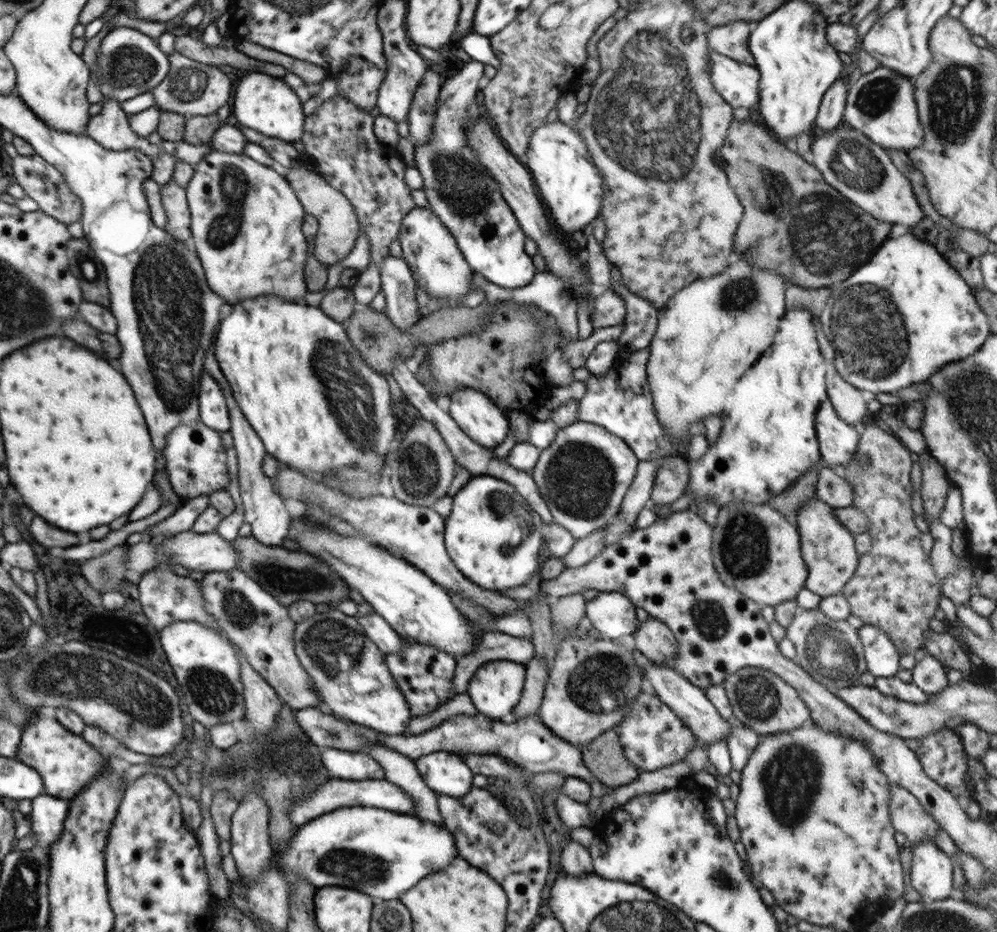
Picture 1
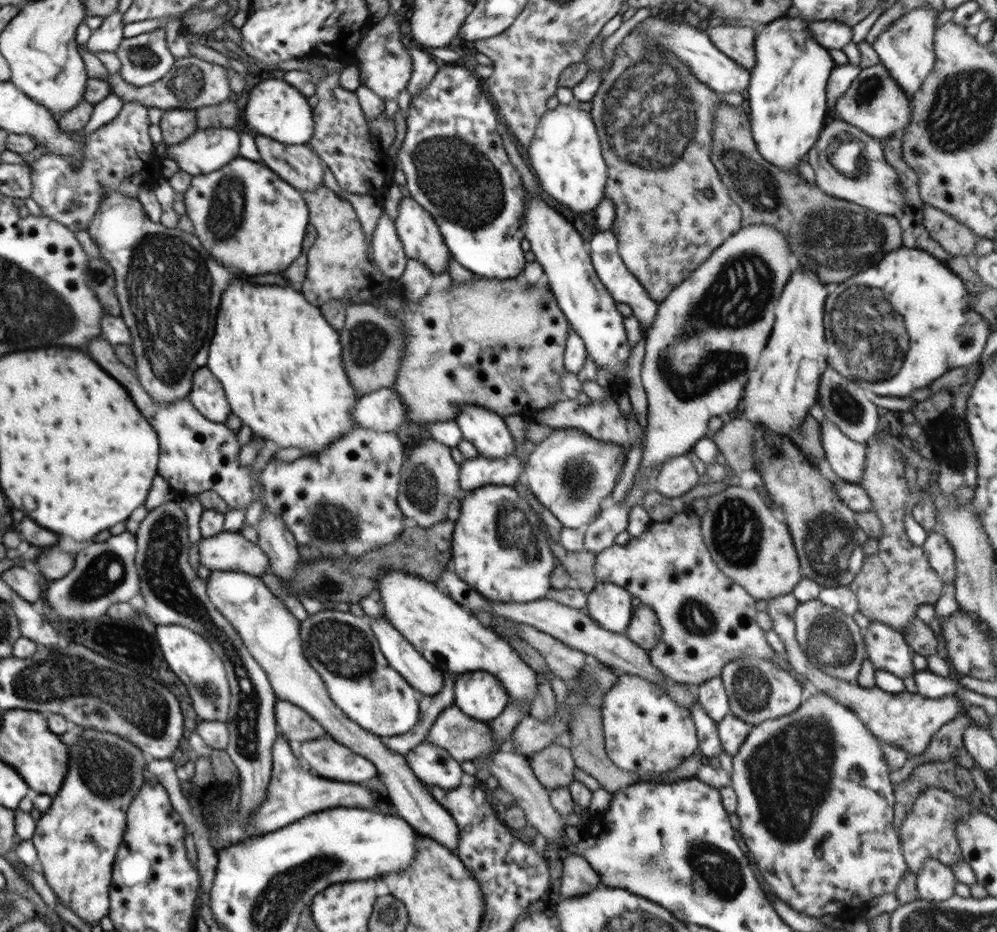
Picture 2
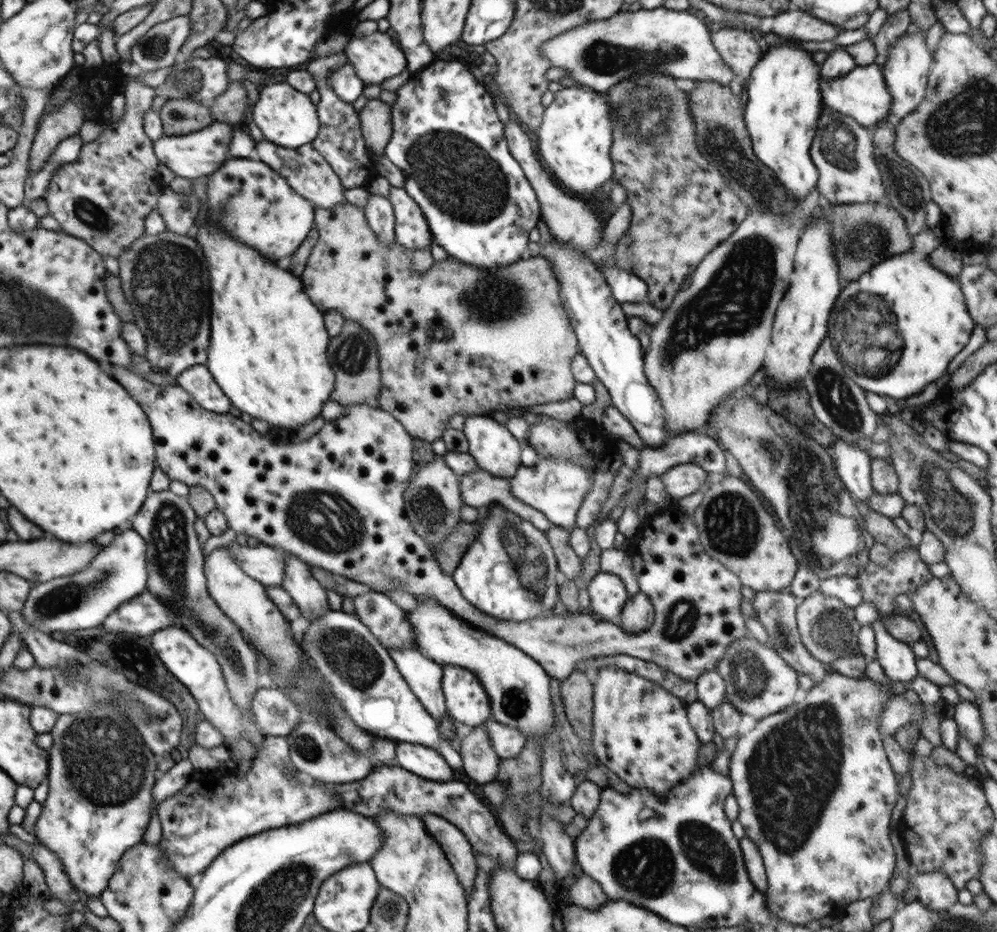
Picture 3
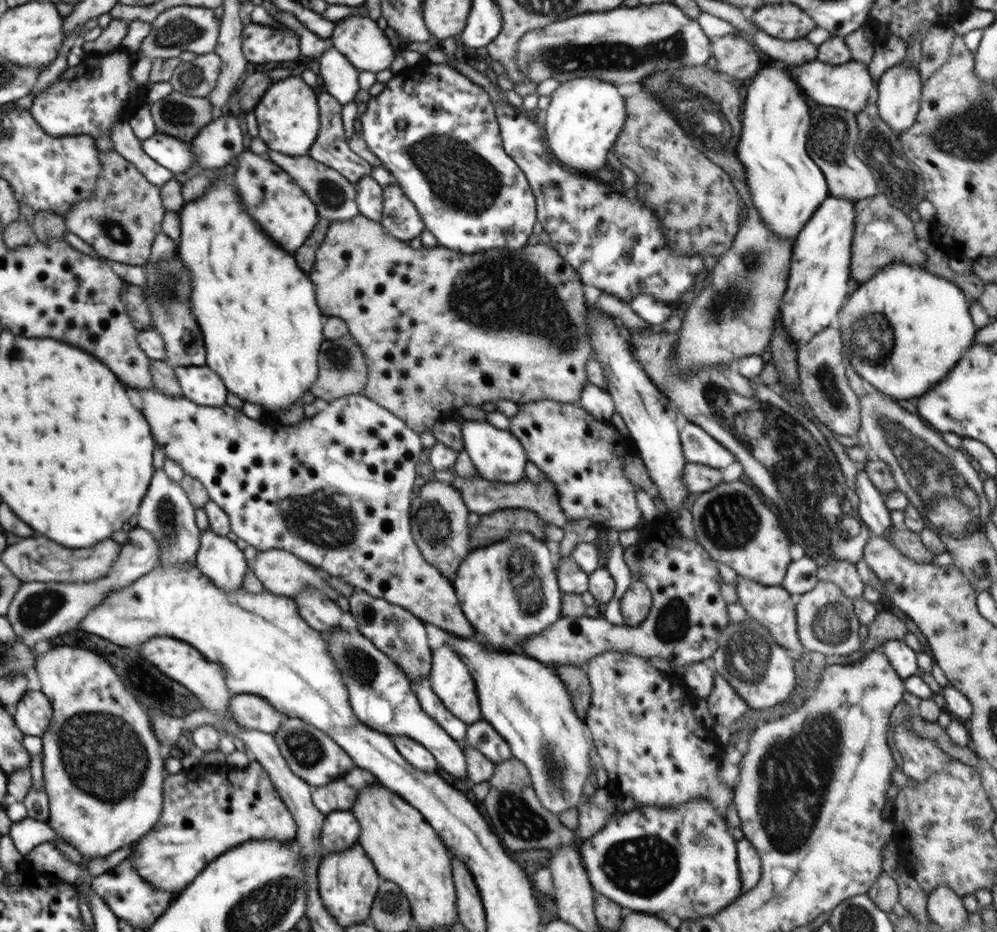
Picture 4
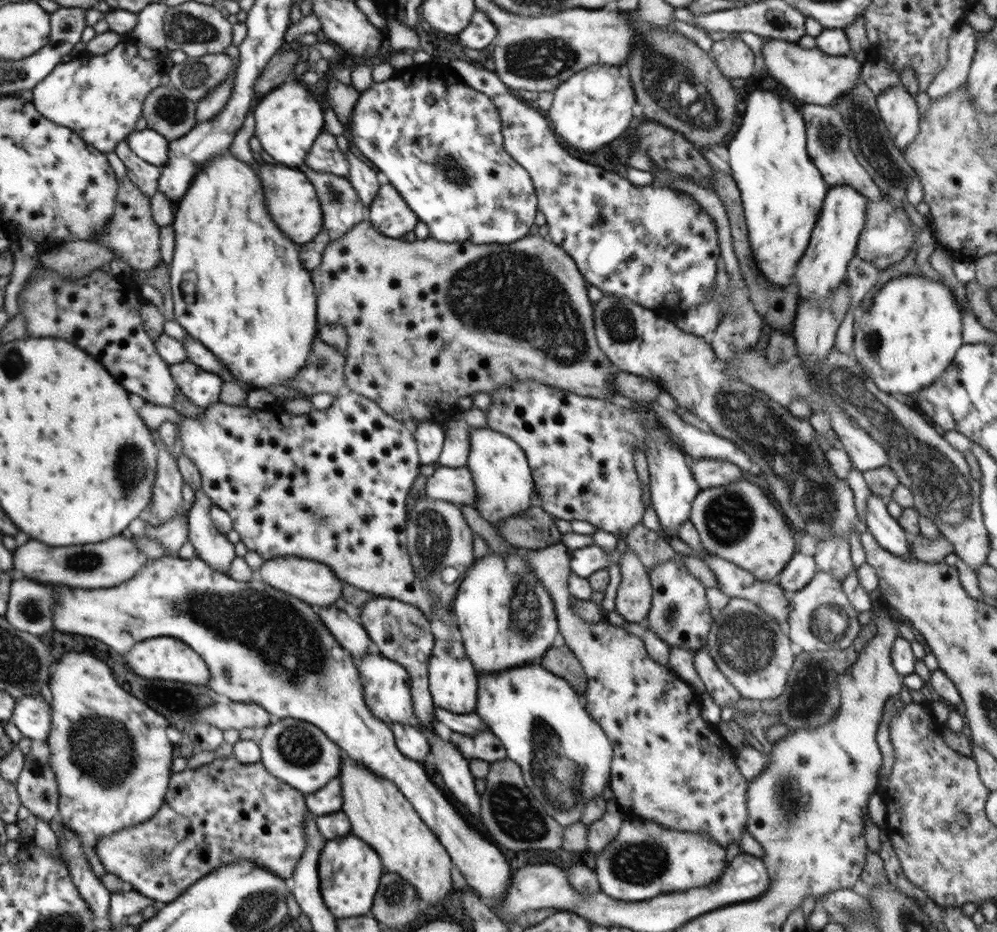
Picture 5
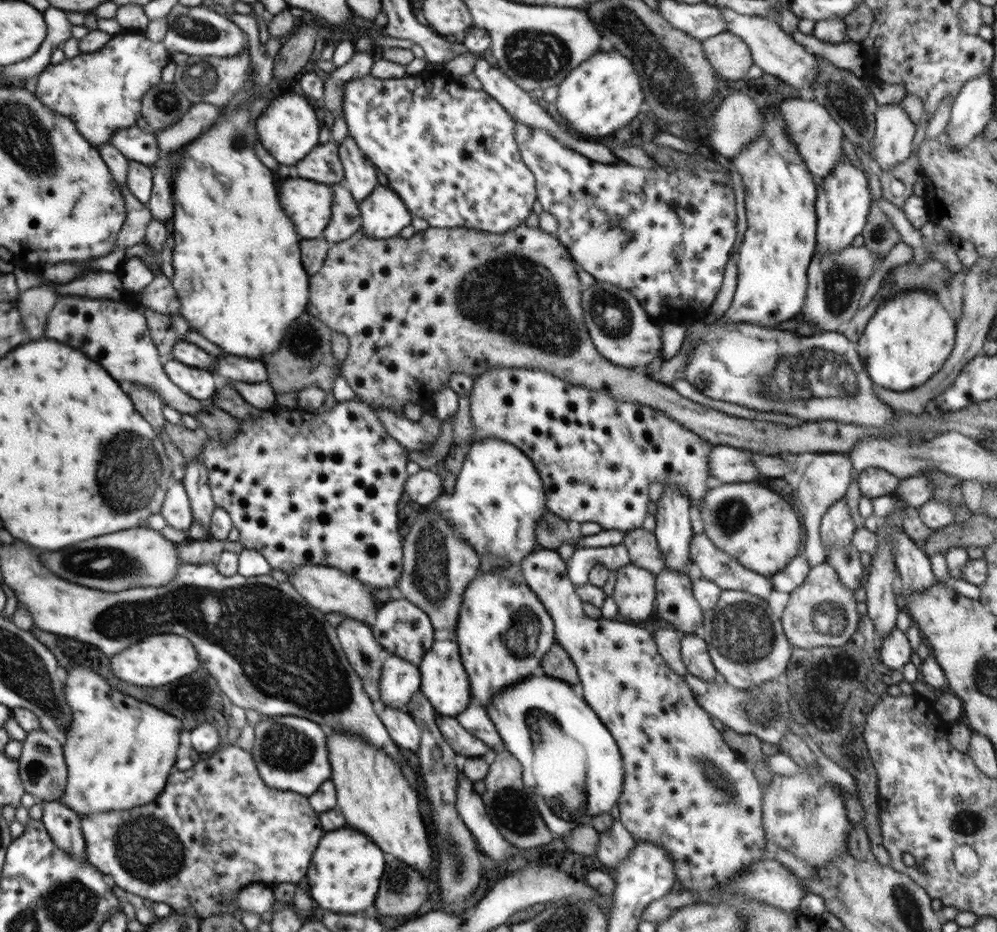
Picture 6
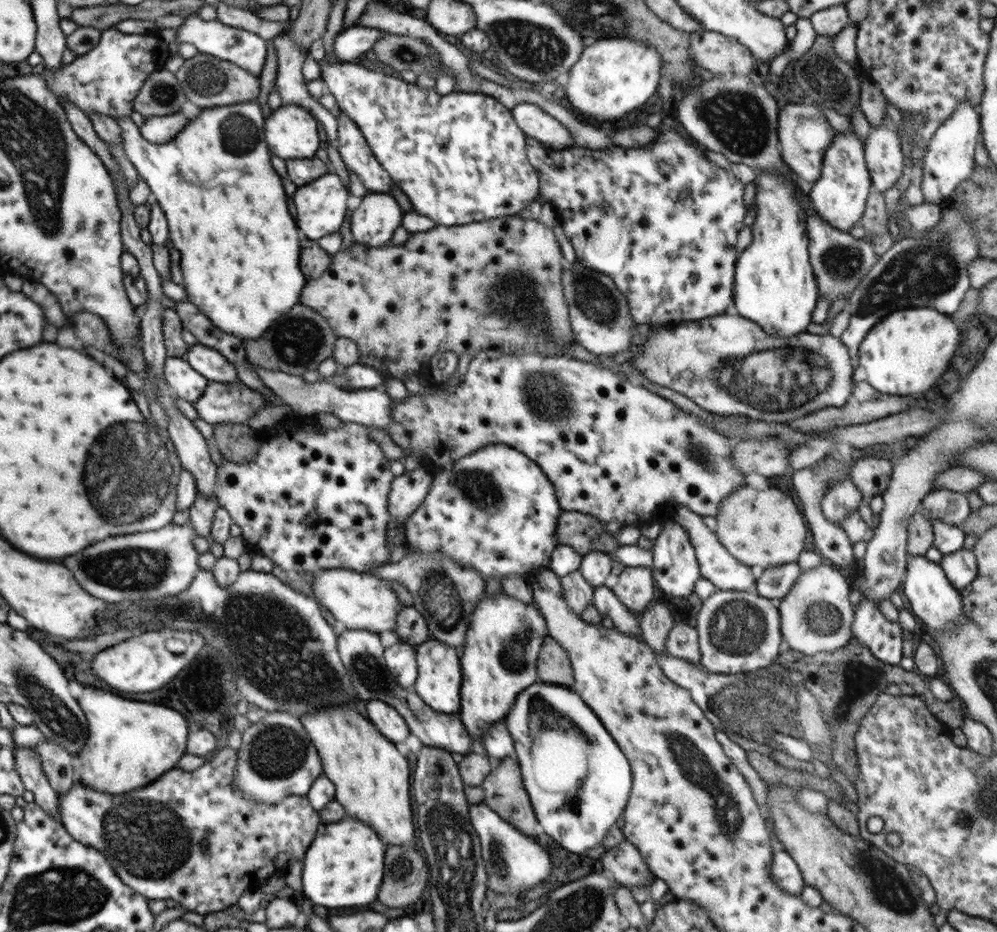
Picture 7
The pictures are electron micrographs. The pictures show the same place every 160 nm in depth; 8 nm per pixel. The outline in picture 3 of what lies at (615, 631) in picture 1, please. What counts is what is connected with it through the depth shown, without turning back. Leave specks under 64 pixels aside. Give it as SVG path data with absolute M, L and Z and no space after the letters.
M600 571L587 586L590 596L589 613L600 614L602 620L610 621L621 616L624 603L630 595L622 580L607 572Z

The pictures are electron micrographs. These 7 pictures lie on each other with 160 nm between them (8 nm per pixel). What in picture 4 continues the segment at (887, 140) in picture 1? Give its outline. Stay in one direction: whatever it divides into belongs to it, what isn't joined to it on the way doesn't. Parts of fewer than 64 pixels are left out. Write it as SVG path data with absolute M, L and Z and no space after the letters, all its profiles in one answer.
M816 58L807 61L806 64L790 65L787 69L791 72L791 77L803 88L808 98L819 106L822 104L822 106L845 109L855 114L868 105L870 92L876 86L867 65L854 60L832 66L829 63L820 62Z

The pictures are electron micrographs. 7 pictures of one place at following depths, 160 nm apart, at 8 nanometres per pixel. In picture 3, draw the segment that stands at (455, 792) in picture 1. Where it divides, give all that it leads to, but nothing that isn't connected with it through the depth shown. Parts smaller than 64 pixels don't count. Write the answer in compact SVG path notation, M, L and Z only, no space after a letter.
M398 742L395 758L396 765L421 778L441 782L447 782L454 778L453 768L433 748L419 744Z

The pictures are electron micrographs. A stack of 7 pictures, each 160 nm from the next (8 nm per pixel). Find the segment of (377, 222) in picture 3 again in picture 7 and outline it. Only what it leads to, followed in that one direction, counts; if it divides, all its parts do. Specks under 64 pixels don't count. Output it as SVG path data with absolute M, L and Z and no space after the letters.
M342 110L337 125L337 150L347 165L347 170L353 170L370 193L392 194L391 188L395 182L377 161L359 126Z

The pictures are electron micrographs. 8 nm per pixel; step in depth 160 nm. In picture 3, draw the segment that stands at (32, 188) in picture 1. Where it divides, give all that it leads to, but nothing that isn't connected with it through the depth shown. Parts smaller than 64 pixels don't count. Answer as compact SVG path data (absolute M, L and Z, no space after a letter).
M137 71L126 75L125 111L120 120L108 123L95 141L83 143L78 160L65 163L55 170L45 190L49 214L54 216L61 230L69 235L85 239L100 254L118 258L134 241L140 240L145 232L146 215L157 208L159 194L164 182L160 178L159 160L153 149L153 139L145 131L145 112L153 108L156 88L144 85L141 79L130 79Z

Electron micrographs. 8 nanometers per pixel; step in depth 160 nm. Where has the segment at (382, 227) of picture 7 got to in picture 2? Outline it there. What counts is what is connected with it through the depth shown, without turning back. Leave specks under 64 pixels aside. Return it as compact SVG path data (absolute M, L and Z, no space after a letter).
M412 197L402 199L395 227L407 258L420 260L434 275L447 272L450 249L434 217Z

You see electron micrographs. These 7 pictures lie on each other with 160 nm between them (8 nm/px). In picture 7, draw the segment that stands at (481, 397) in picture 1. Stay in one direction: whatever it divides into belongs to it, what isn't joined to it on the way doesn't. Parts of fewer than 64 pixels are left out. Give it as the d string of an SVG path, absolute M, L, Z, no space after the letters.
M492 444L479 448L476 452L459 458L452 464L450 470L434 471L433 481L422 504L409 516L405 524L405 533L407 538L407 545L410 546L411 553L420 553L422 555L442 551L447 557L456 561L461 567L470 567L476 569L484 580L494 578L498 582L502 582L504 578L514 578L514 576L525 576L530 578L536 570L542 567L548 567L551 561L551 554L558 546L557 538L555 537L555 530L558 520L558 515L564 511L558 504L557 495L554 487L549 481L549 478L542 472L542 469L536 462L532 462L522 452L510 446L502 444Z

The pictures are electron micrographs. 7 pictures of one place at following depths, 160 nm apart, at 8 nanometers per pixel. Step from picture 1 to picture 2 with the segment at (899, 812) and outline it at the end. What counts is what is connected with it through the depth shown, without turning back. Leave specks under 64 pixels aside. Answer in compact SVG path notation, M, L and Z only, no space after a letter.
M934 787L927 789L918 797L912 810L898 828L903 858L910 871L918 873L928 858L938 859L950 868L957 860L963 860L955 830L958 820L978 813L977 809L973 809L971 802L970 798L956 797L946 790Z

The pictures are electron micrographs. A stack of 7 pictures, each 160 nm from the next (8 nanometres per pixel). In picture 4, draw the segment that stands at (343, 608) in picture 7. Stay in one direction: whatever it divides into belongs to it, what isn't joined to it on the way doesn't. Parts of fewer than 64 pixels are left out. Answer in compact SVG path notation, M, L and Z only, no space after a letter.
M284 550L258 551L252 571L265 590L272 594L293 597L304 589L318 589L333 601L341 595L327 585L316 567Z

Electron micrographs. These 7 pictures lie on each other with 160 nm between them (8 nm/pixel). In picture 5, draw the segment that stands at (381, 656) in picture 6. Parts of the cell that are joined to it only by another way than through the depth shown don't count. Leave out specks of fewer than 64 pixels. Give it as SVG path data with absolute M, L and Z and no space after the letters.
M336 605L319 607L317 612L324 626L330 630L332 636L343 646L346 652L358 662L367 653L370 640L366 629L358 619L352 619L346 612L338 610Z

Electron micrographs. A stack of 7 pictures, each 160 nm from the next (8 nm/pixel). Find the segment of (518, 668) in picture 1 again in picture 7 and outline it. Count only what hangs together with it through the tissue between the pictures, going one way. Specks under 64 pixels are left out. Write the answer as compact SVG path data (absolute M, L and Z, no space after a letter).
M431 638L424 644L419 644L415 651L418 678L413 687L417 689L417 695L436 712L458 713L461 710L460 689L463 676L456 648Z

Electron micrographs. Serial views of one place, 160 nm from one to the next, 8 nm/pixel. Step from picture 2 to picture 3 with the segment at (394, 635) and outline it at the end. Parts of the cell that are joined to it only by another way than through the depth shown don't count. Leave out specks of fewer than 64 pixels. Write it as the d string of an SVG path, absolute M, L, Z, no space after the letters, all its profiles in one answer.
M390 648L388 651L411 691L440 722L448 715L442 688L443 666L424 657L418 648Z

